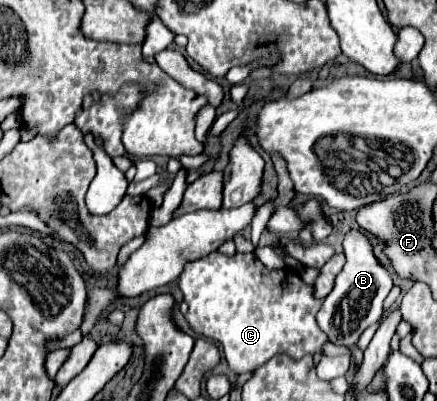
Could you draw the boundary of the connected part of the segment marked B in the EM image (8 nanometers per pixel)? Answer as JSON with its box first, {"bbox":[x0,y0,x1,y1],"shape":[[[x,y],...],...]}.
{"bbox":[316,229,394,349],"shape":[[[350,229],[344,235],[342,247],[346,255],[346,265],[336,275],[336,287],[326,295],[316,315],[316,321],[320,329],[330,337],[332,343],[348,345],[354,349],[360,333],[372,323],[378,323],[382,319],[384,315],[382,303],[394,285],[392,285],[390,271],[384,265],[380,265],[380,261],[376,259],[368,235],[364,235],[358,229]]]}

